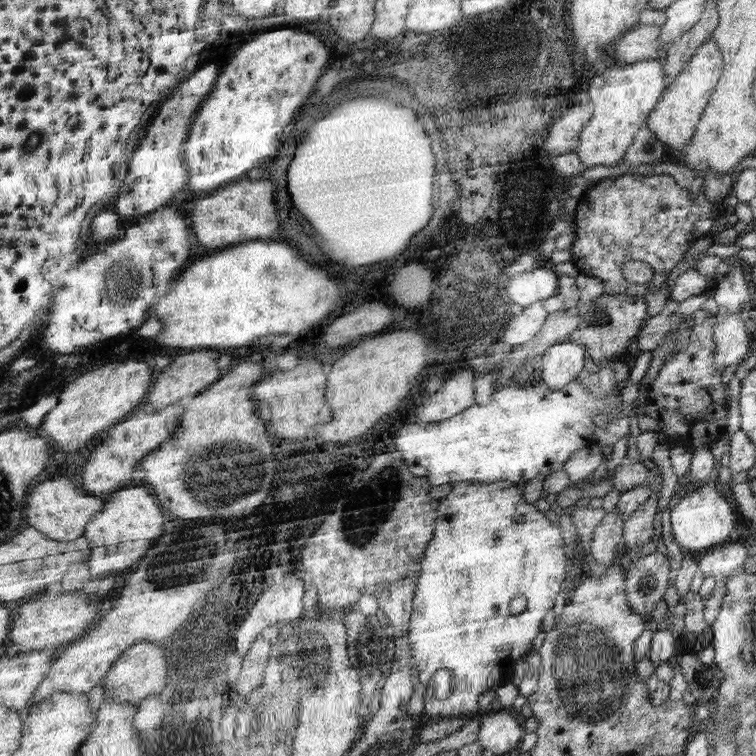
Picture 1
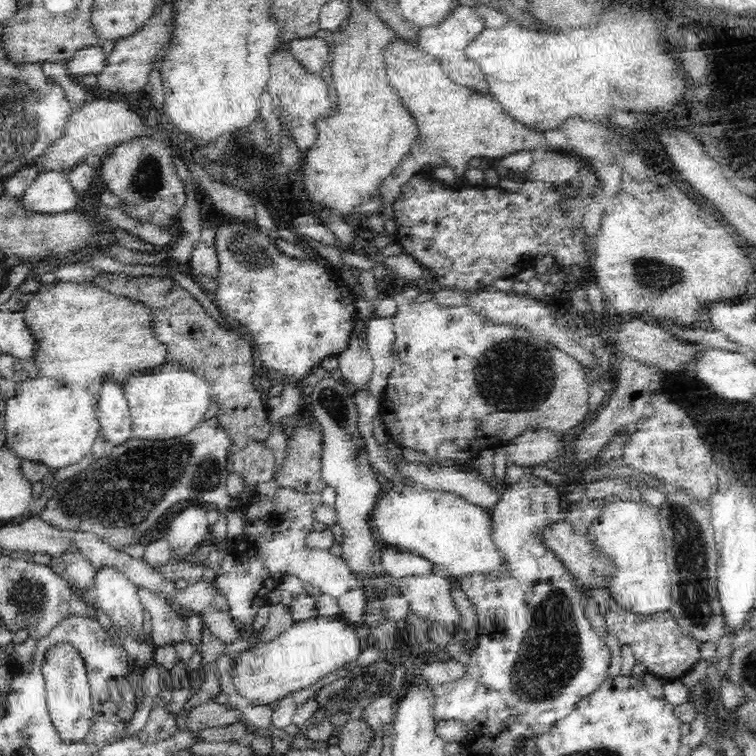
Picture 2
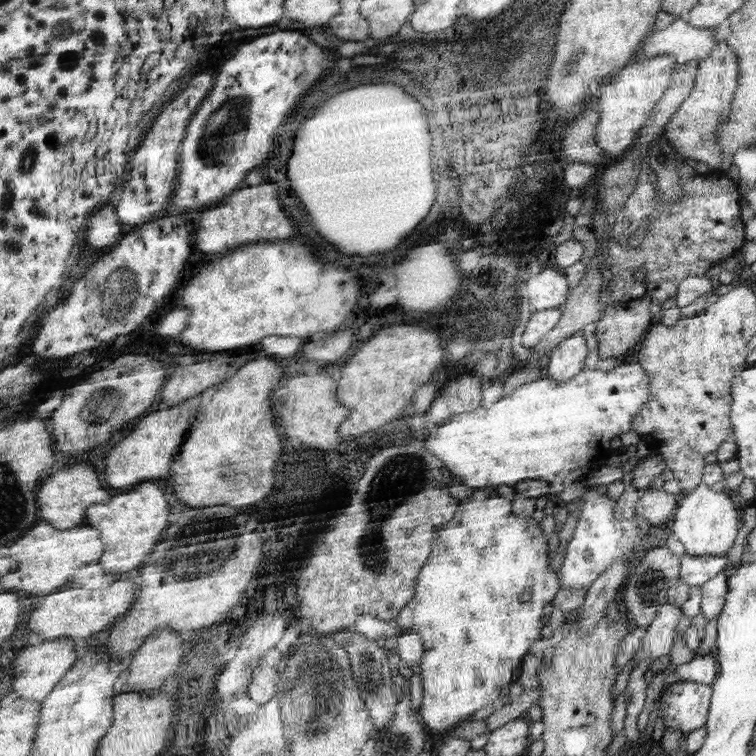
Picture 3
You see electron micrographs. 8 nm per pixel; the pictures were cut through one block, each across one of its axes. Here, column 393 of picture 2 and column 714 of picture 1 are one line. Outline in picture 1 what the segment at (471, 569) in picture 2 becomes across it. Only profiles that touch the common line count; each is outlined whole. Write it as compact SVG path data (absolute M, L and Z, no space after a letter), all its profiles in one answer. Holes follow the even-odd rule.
M701 484L701 488L697 492L693 492L691 496L681 498L681 502L677 506L671 508L671 530L673 530L673 538L679 544L679 548L683 552L687 550L703 550L709 546L715 546L719 542L723 542L729 532L733 530L733 508L729 506L729 502L719 496L719 492L713 488L713 484Z

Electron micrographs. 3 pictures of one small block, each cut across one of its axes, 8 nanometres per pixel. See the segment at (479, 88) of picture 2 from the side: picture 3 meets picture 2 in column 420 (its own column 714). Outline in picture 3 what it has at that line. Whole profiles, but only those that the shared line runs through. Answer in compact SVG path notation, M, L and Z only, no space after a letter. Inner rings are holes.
M679 18L667 30L655 30L643 44L641 58L655 56L677 56L679 66L707 58L715 46L715 30L697 28L691 22Z

